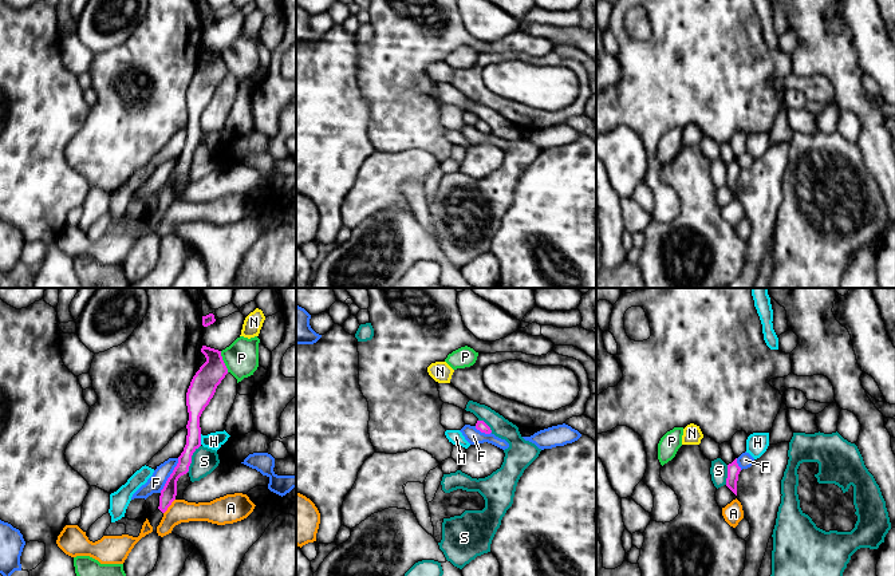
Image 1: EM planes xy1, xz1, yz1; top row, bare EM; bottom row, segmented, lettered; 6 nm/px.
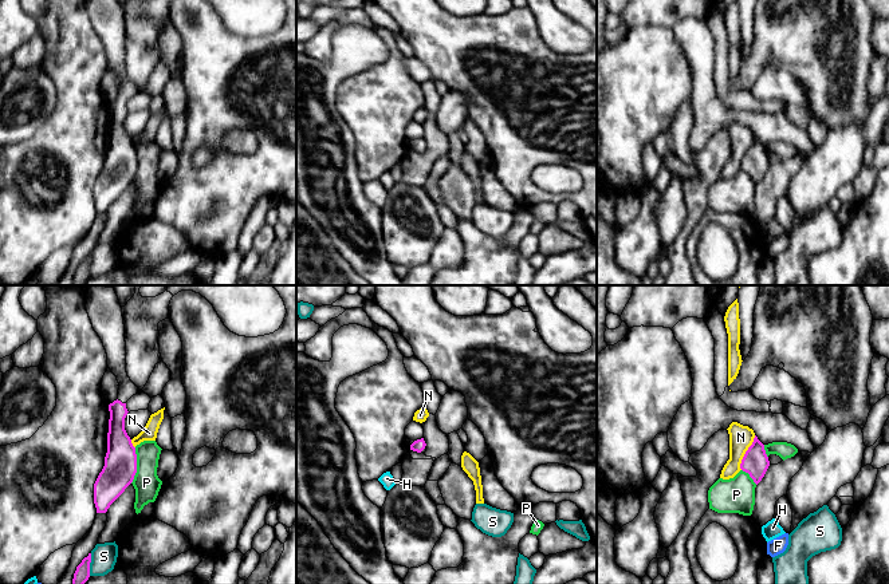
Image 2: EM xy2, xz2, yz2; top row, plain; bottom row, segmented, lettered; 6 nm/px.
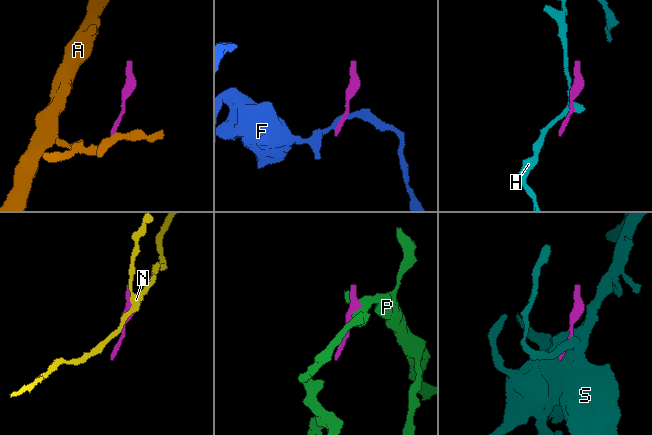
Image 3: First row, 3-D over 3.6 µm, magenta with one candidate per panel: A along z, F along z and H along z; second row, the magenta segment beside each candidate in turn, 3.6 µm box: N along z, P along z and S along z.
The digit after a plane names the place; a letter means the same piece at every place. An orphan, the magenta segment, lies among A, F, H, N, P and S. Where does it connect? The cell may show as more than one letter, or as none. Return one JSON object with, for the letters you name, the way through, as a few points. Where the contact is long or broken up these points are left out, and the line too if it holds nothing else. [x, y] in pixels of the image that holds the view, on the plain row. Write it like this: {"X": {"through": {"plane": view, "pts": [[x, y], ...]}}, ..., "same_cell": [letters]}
{"same_cell": []}

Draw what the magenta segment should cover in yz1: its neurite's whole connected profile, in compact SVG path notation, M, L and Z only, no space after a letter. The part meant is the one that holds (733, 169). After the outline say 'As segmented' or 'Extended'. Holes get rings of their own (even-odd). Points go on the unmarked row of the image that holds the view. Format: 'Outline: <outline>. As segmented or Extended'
Outline: M737 158L728 165L726 186L737 196L737 181L741 167L737 163Z. As segmented

